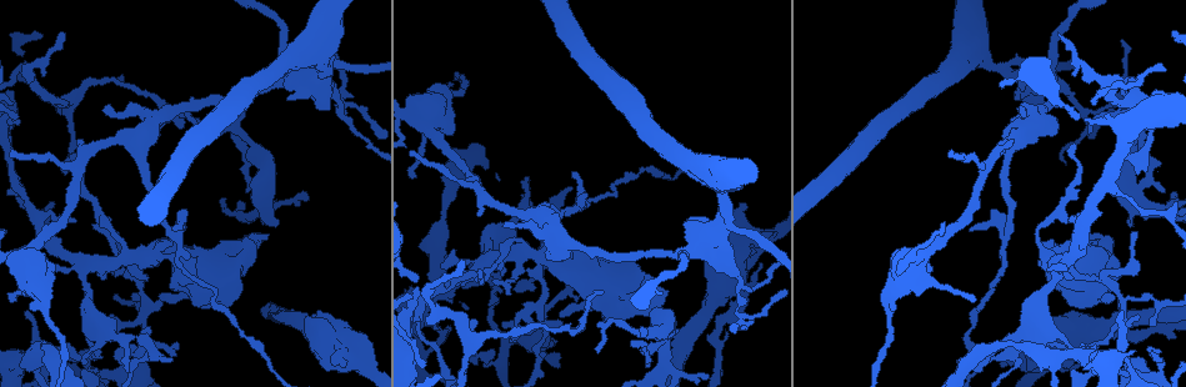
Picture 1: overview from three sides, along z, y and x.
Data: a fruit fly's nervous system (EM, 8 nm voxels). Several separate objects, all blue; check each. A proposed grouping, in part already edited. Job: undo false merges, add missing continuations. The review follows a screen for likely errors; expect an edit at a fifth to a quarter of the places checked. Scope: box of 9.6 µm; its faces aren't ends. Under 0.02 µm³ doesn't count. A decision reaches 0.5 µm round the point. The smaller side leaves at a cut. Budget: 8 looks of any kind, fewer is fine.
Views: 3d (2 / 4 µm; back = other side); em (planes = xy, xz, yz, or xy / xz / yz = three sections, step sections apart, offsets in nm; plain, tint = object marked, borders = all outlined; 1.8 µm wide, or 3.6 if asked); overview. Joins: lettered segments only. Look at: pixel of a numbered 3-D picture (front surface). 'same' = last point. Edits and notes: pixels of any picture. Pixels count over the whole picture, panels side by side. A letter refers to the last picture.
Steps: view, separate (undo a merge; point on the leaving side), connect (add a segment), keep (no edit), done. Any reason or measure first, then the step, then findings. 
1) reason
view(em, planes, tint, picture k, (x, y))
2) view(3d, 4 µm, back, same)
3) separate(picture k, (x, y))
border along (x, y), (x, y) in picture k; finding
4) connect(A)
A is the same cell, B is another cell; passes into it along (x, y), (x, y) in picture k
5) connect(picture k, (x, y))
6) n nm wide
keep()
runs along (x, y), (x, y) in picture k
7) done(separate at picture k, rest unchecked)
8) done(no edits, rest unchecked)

branch stops here
view(em, xz, step 16, borders, picture 1, (513, 290))

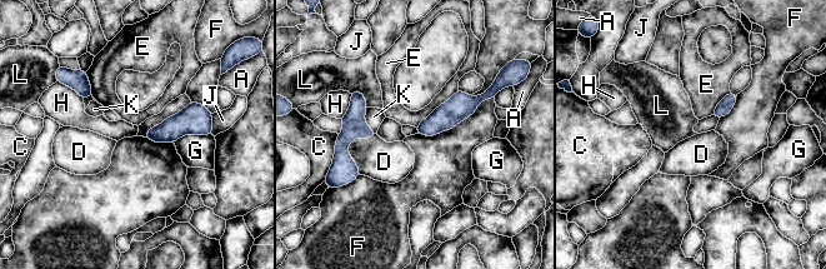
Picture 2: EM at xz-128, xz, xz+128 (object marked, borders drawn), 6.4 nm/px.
another direction
view(em, planes, borders, same)

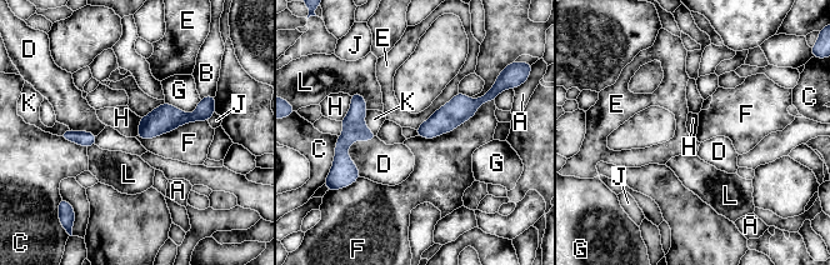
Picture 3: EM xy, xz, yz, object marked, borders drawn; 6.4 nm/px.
keep()
A, B, C, D, E, F, G, H, J, K and L are other cells; border along (351, 96), (349, 111), (340, 120) in picture 3; no lettered segment goes on from it

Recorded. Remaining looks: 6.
free end
view(em, planes, borders, picture 1, (15, 300))

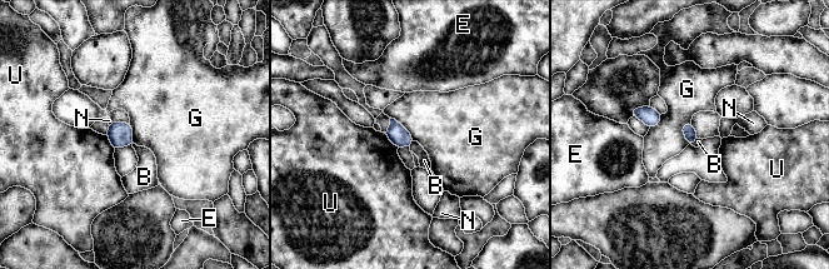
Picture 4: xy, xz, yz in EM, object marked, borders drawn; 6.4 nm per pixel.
keep()
B, E, G, N and U are other cells; border along (414, 142), (409, 147) in picture 4; none of them fits

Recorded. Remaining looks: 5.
a narrow waist
view(3d, 4 µm, back, picture 1, (91, 261))

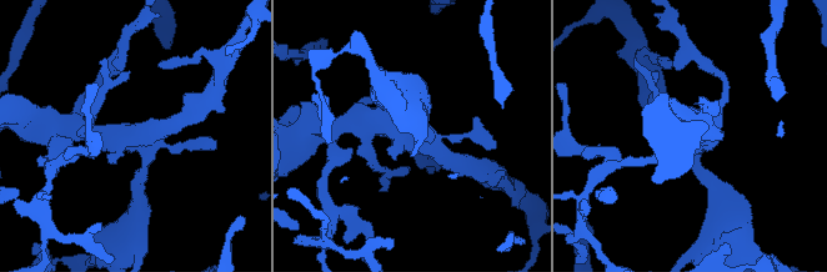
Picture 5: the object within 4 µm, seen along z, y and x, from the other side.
view(em, yz, step 4, tint, picture 5, (409, 138))

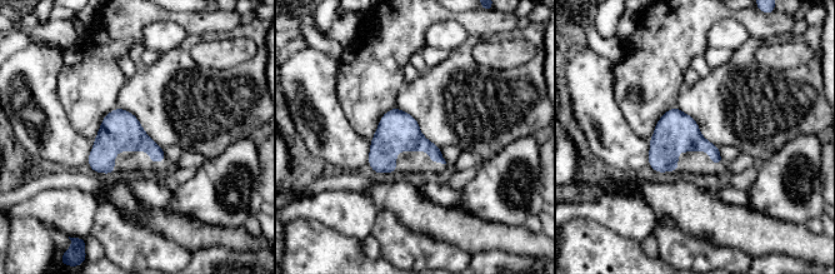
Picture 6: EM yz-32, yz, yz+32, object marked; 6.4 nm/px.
another direction
view(em, planes, borders, same)

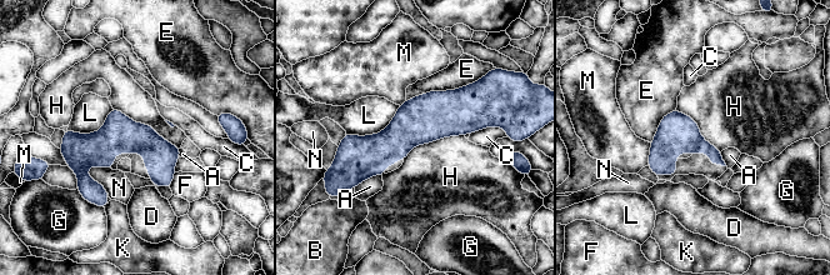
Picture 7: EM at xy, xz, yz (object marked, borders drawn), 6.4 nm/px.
240 nm wide
keep()
A, B, C, D, E, F, G, H, K, L, M and N are other cells; runs along (488, 119), (341, 151) in picture 7; one neuron here

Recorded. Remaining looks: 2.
done(no edits, rest unchecked)

